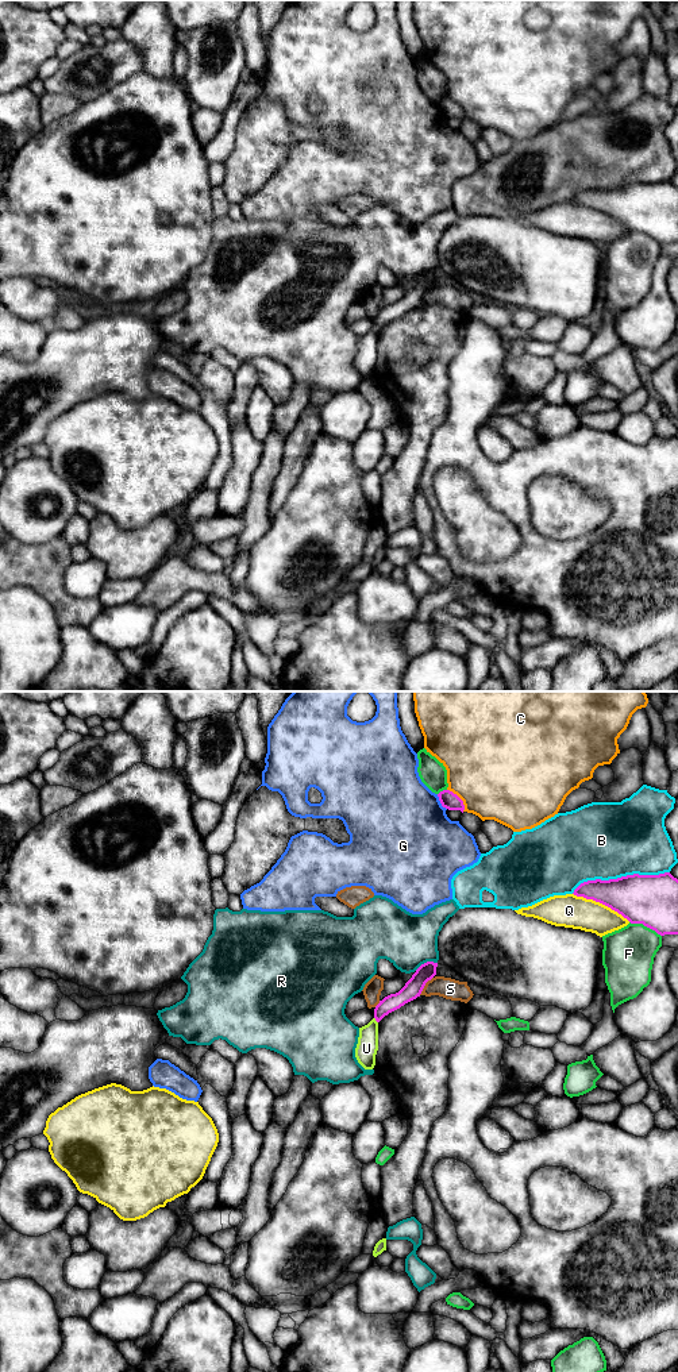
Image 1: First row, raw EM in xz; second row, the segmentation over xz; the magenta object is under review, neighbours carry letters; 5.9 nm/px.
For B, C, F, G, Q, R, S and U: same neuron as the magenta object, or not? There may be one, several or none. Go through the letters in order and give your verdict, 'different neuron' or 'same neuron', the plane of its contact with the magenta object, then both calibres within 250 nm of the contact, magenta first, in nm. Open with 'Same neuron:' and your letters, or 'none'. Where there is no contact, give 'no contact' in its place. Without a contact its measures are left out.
Same neuron: none
B: different neuron | xz | 300/460 nm
C: different neuron | xz | 100/500 nm
F: different neuron | xz | 300/300 nm
G: different neuron | xz | 100/500 nm
Q: different neuron | xz | 280/200 nm
R: different neuron | xz | 110/320 nm
S: different neuron | xz | 110/130 nm
U: different neuron | xz | 100/130 nm

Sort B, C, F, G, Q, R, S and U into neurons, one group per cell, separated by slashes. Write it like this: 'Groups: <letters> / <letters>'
Groups: B / C / F / G / Q / R / S / U

